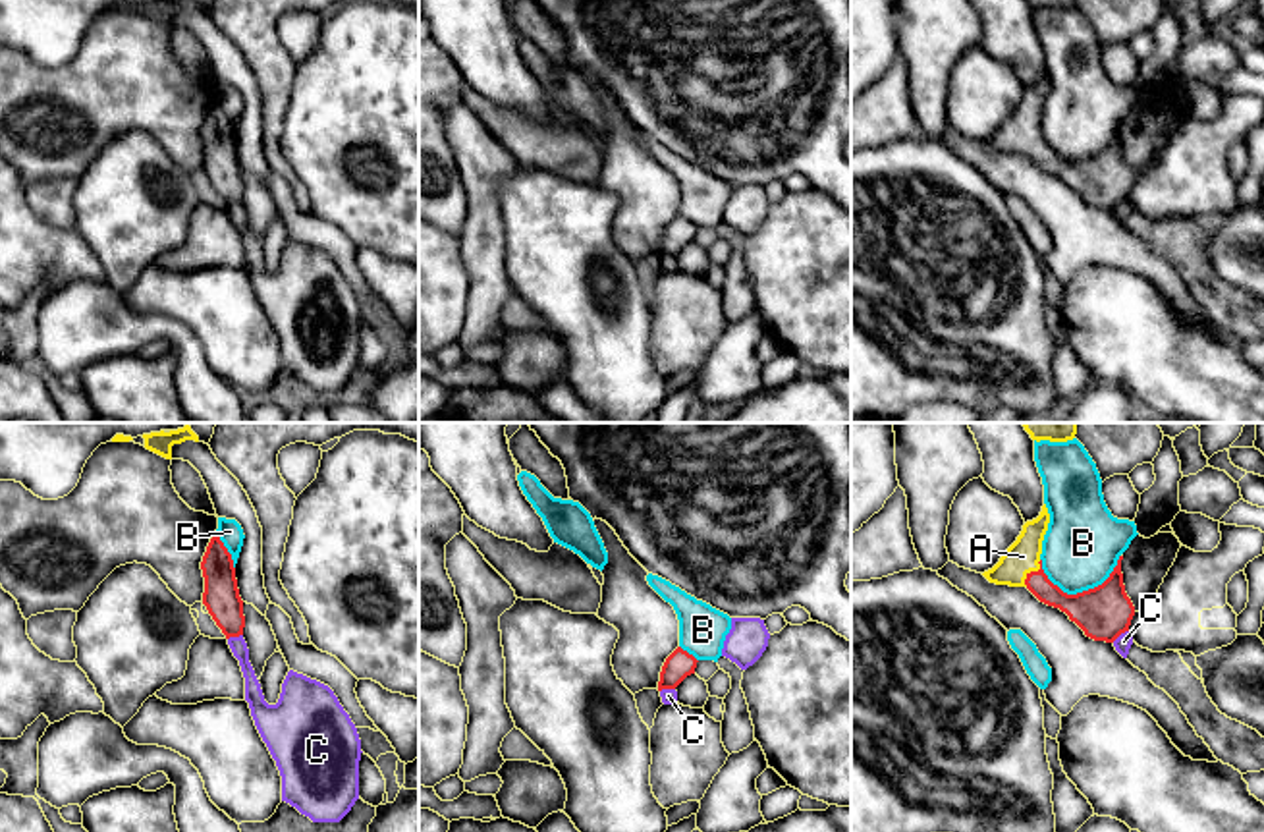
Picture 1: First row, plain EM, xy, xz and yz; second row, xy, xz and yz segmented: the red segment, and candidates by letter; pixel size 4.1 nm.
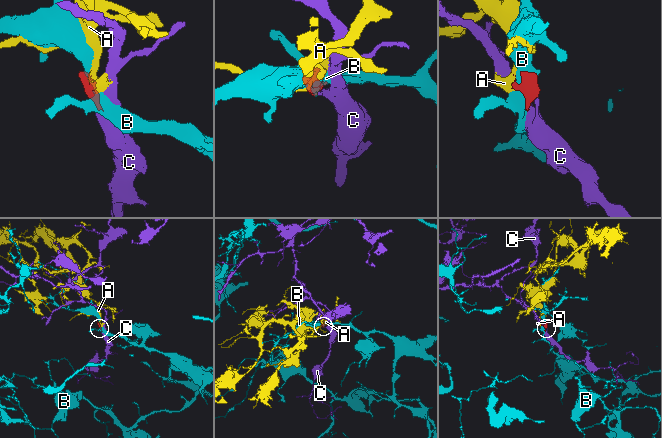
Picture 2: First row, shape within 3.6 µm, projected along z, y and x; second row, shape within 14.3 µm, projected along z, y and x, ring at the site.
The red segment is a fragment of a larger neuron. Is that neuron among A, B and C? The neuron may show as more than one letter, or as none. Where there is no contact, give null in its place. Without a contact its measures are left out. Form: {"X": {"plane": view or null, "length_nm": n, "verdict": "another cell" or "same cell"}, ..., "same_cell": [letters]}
{"A": {"plane": "yz", "length_nm": 130, "verdict": "same cell"}, "B": {"plane": "yz", "length_nm": 340, "verdict": "another cell"}, "C": {"plane": "yz", "length_nm": 90, "verdict": "another cell"}, "same_cell": ["A"]}

